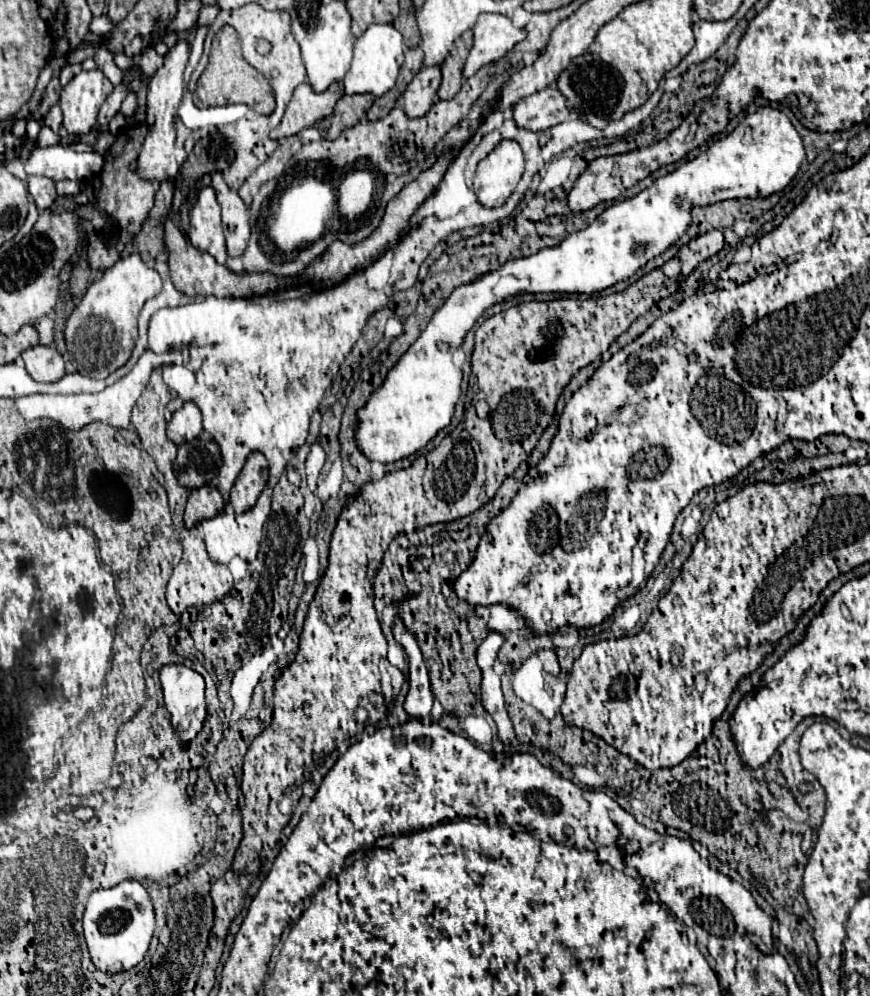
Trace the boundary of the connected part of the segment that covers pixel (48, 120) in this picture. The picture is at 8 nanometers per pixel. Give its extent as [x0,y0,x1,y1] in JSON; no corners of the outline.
[44,103,63,131]

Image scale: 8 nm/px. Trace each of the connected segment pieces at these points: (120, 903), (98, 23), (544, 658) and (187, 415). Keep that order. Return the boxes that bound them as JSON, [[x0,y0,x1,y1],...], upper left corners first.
[[83,879,155,973],[89,15,115,35],[539,649,561,675],[167,401,201,445]]

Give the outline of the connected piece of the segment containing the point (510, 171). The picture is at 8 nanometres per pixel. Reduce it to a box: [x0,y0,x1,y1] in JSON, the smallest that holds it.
[473,141,523,207]

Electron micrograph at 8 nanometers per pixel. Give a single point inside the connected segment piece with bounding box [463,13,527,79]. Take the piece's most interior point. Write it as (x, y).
(495, 34)

